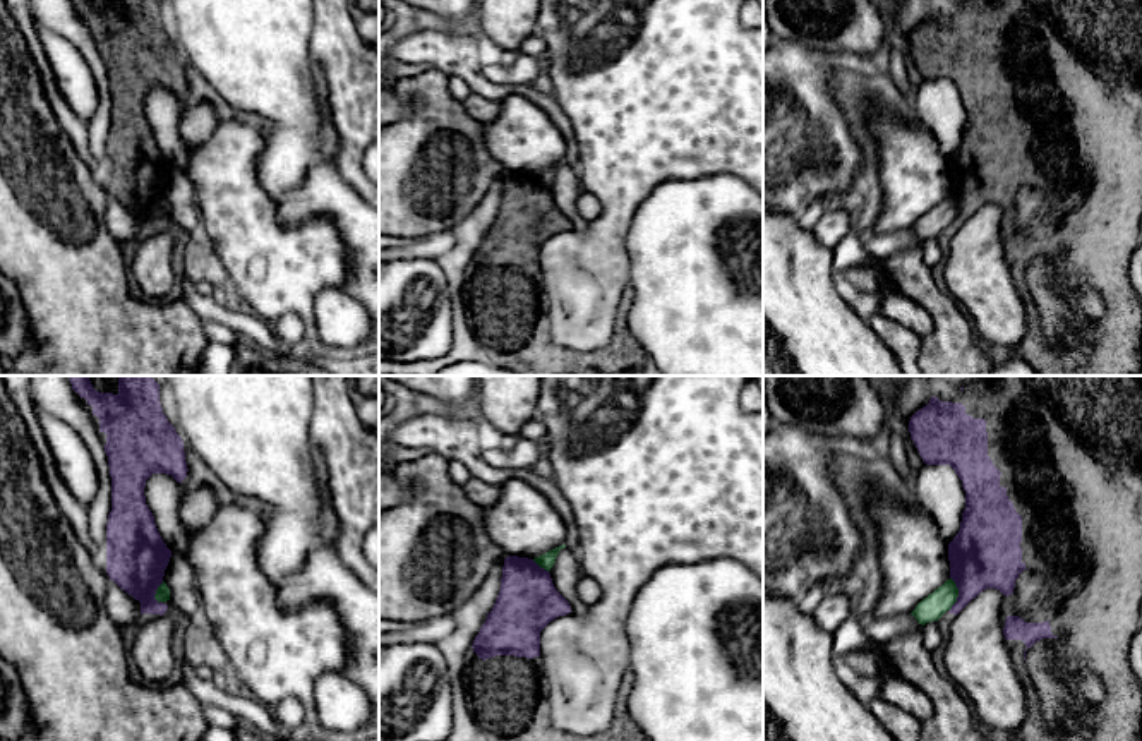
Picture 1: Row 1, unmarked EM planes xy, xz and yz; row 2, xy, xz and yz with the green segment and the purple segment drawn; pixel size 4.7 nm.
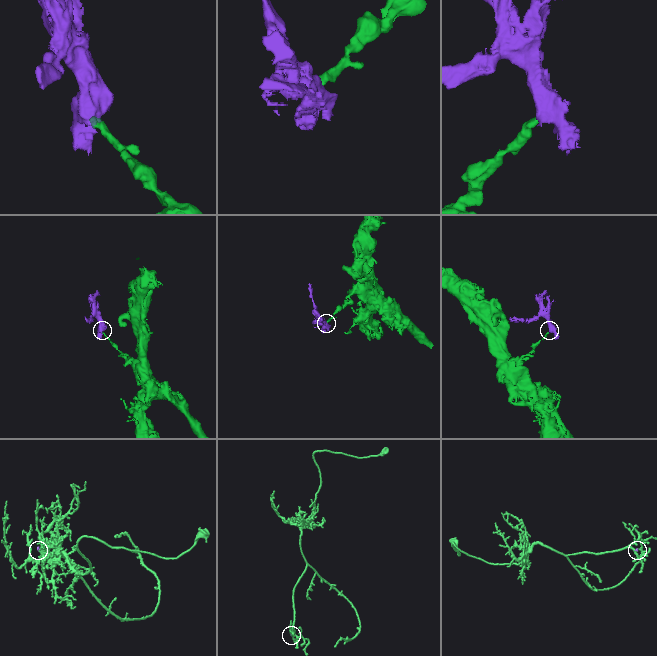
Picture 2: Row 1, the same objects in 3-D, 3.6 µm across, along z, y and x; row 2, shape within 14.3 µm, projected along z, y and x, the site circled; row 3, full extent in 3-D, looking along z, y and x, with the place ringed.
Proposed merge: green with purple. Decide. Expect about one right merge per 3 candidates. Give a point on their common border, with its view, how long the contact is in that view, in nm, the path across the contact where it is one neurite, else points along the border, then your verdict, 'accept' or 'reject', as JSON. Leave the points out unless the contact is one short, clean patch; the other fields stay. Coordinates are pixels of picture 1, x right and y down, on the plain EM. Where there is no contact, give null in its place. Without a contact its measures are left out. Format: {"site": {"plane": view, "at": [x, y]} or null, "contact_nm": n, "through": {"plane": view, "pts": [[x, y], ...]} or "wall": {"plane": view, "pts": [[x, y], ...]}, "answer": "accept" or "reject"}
{"site": {"plane": "yz", "at": [957, 210]}, "contact_nm": 170, "wall": {"plane": "yz", "pts": [[950, 192], [957, 204], [957, 216], [949, 227]]}, "answer": "reject"}

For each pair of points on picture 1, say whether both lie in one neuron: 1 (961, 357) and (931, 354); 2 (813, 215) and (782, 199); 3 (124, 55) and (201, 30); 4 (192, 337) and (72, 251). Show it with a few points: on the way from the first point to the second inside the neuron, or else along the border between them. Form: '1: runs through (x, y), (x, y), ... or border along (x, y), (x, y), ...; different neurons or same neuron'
1: runs through (954, 357), (938, 354); same neuron
2: border along (829, 204), (815, 199), (798, 216); different neurons
3: border along (172, 42), (184, 57); different neurons
4: runs through (163, 337), (158, 337), (102, 280); same neuron

